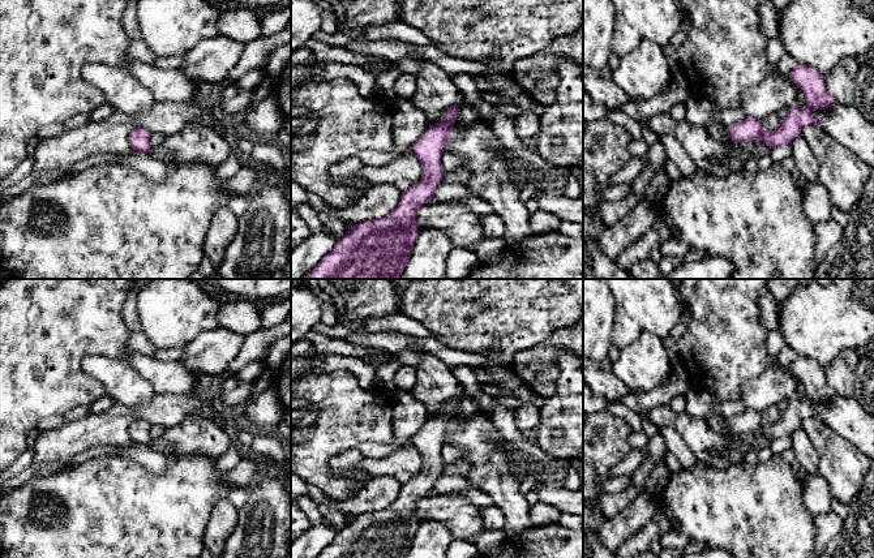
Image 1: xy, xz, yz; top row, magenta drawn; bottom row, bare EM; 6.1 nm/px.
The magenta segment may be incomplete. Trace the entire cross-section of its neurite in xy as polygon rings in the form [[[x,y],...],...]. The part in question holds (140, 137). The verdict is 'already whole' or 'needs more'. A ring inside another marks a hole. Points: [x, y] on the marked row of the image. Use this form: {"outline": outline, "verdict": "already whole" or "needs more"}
{"outline": [[[133,128],[129,133],[129,143],[133,151],[147,153],[150,149],[151,132],[146,128]]], "verdict": "already whole"}

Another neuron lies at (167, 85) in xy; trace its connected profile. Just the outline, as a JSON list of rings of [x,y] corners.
[[[132,63],[129,73],[159,102],[188,102],[194,87],[180,68],[160,69],[149,63]]]

